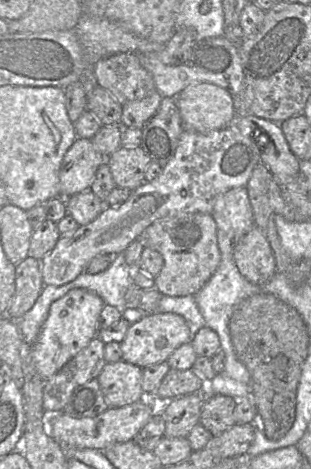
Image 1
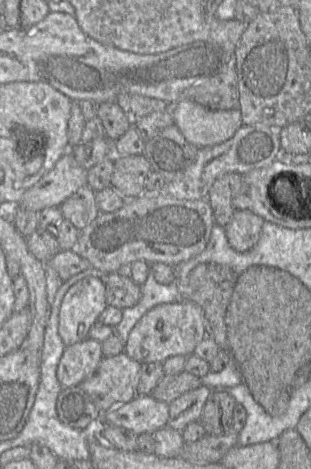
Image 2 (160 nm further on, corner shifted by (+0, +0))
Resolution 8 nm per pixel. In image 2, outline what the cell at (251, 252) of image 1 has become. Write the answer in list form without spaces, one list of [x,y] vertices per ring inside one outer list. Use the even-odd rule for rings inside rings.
[[[235,210],[225,227],[230,246],[237,252],[246,252],[258,243],[265,220],[249,210]]]

